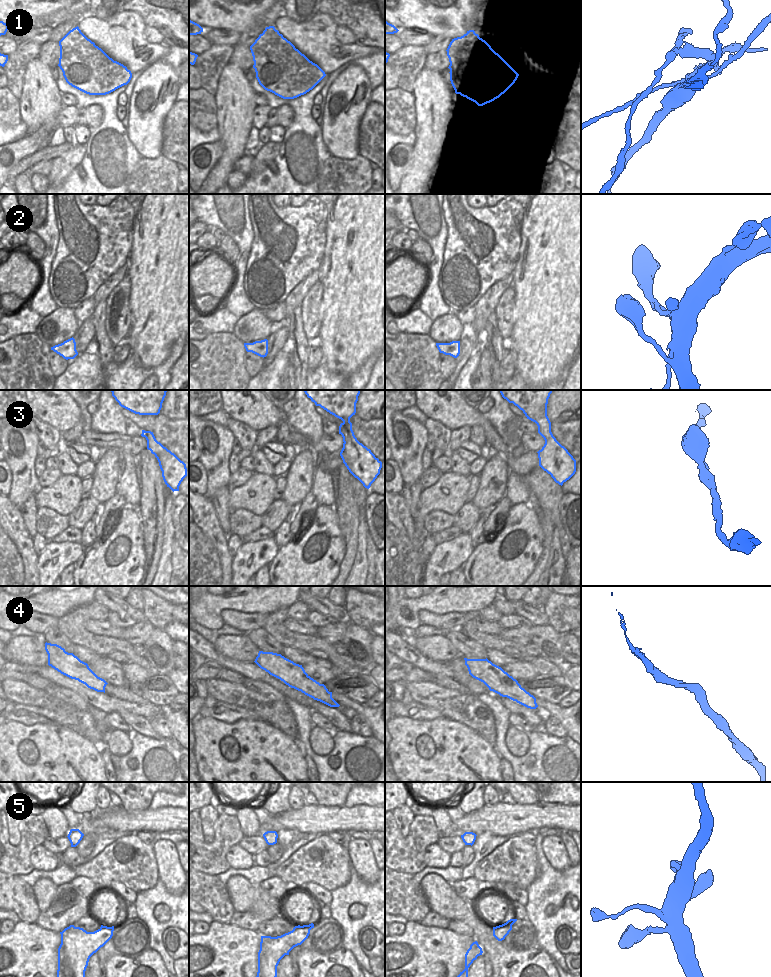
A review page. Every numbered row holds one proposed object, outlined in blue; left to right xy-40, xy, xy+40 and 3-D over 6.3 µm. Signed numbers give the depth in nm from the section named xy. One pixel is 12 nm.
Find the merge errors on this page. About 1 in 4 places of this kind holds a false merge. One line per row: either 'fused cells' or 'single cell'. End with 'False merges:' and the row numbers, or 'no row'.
1: fused cells
2: single cell
3: single cell
4: single cell
5: single cell
False merges: 1

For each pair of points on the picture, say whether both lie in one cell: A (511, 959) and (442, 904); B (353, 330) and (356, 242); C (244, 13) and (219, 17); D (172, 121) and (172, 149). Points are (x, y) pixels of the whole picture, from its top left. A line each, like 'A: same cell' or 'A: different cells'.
A: same cell
B: same cell
C: same cell
D: same cell

